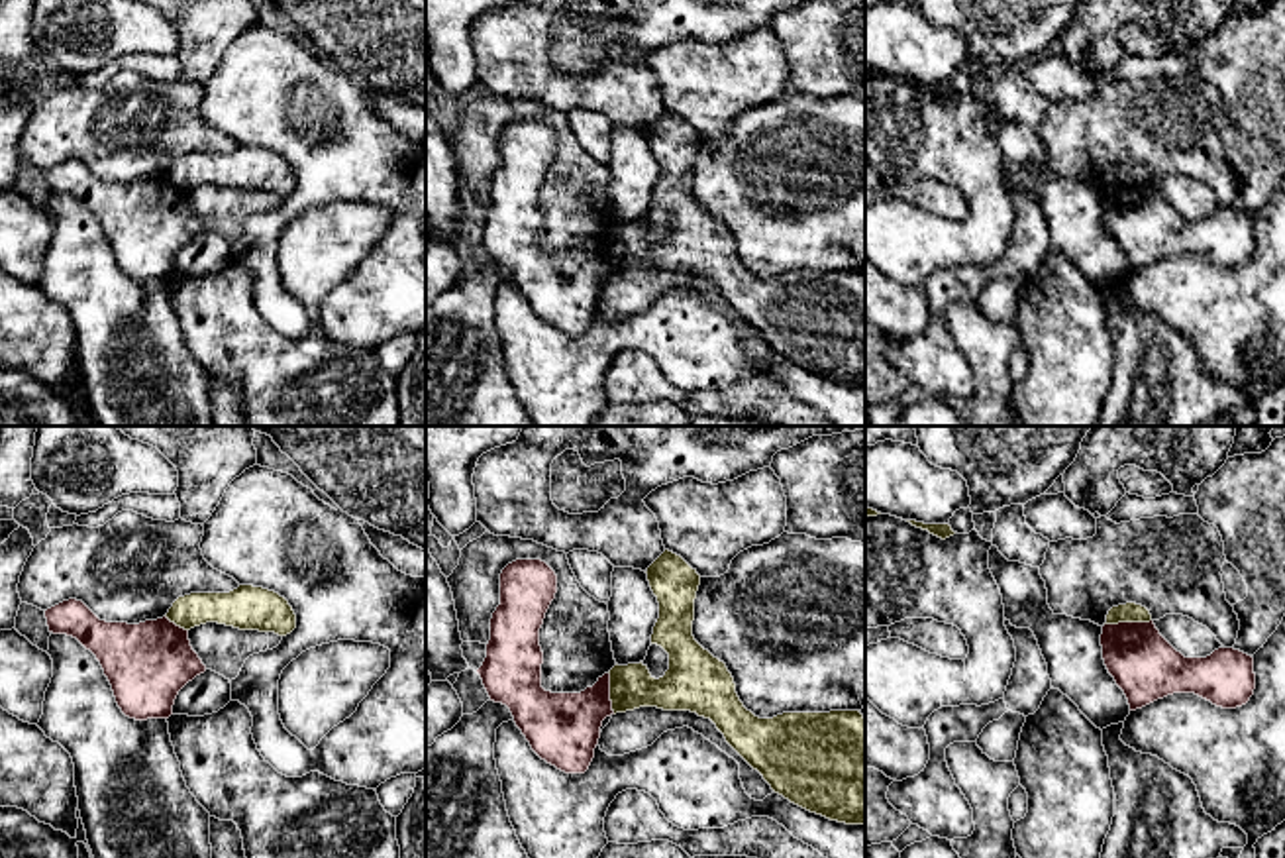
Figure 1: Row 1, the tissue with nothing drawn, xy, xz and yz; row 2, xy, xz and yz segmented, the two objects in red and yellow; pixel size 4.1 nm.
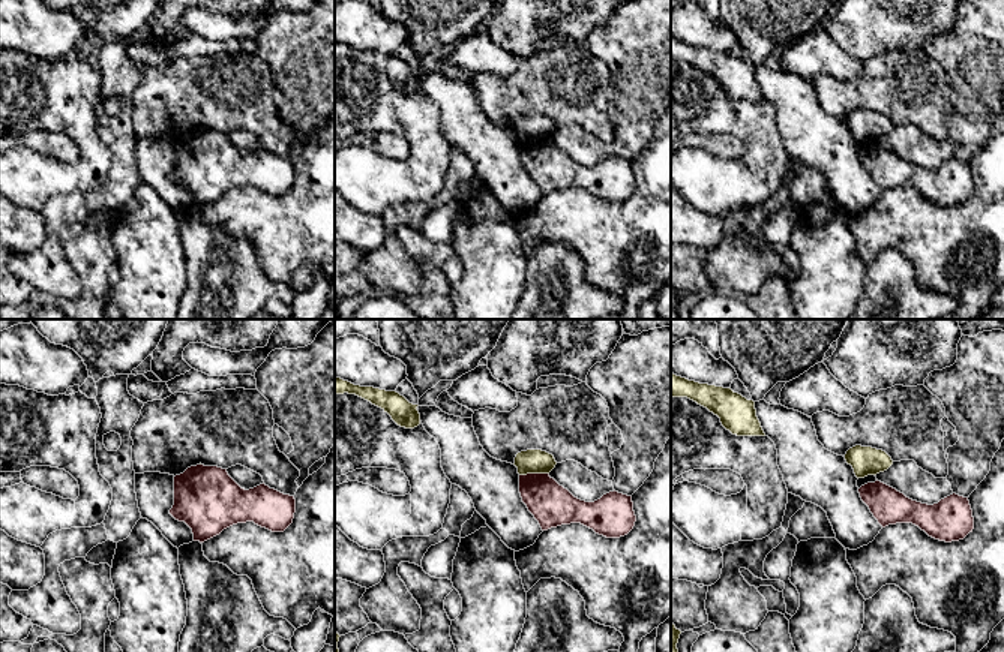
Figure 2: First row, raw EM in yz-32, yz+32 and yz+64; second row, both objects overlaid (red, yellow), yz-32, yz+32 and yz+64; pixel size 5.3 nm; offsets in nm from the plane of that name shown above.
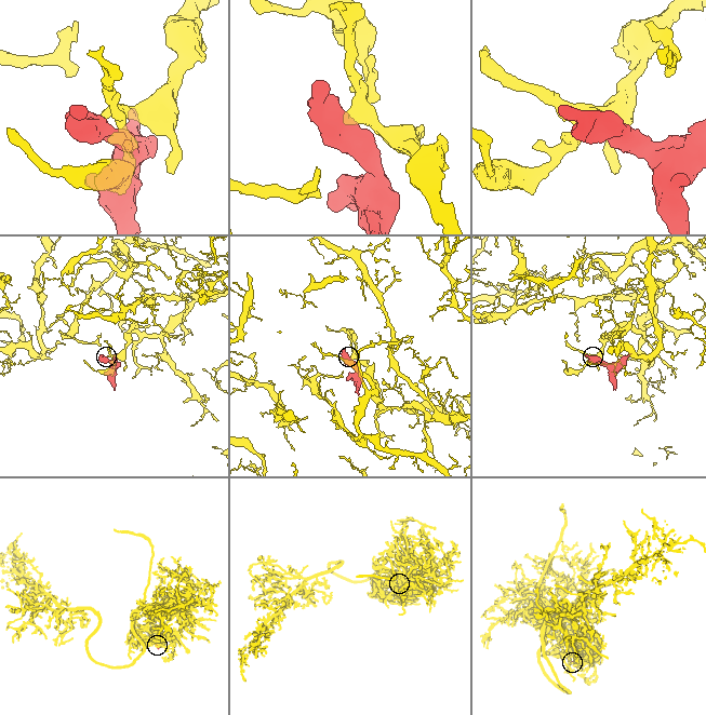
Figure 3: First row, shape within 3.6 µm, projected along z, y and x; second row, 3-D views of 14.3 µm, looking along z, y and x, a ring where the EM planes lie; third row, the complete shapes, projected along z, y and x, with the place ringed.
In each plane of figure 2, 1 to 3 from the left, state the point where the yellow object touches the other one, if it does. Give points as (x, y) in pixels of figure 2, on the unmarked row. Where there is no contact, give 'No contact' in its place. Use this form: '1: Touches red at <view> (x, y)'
1: No contact
2: Touches red at yz+32 (533, 138)
3: No contact

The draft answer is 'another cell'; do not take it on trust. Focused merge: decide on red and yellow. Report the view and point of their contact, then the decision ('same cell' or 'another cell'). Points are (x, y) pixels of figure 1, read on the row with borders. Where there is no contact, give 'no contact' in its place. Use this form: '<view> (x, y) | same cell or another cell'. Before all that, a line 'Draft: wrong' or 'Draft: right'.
Draft: right
yz (1127, 623) | another cell

